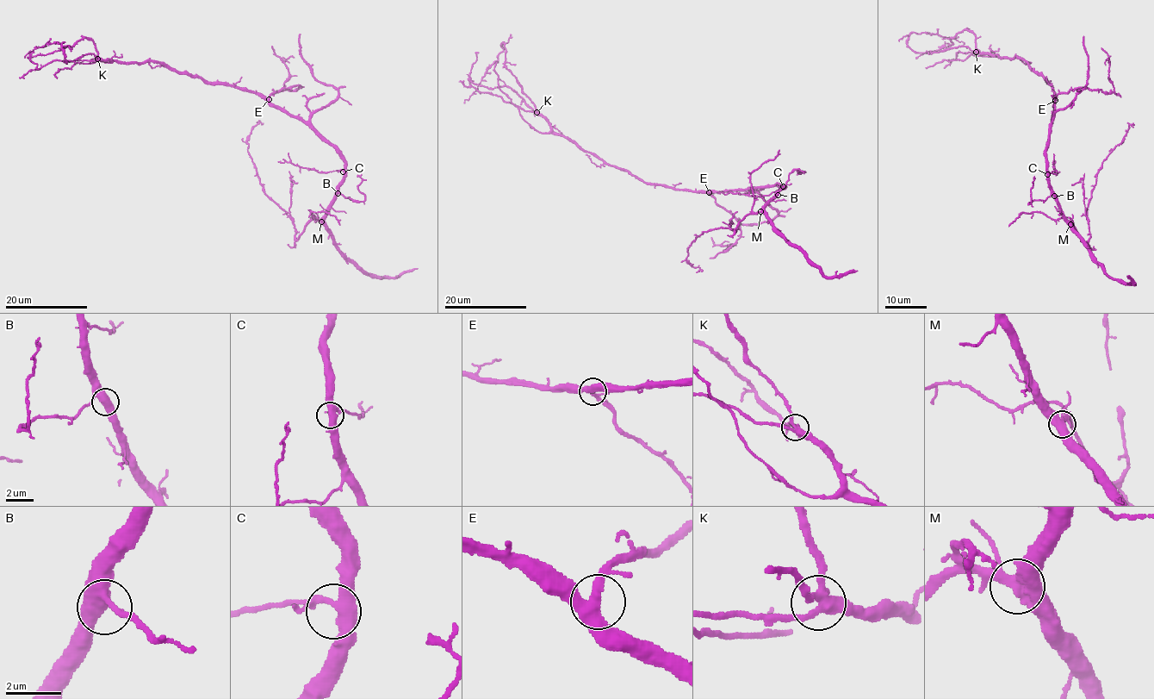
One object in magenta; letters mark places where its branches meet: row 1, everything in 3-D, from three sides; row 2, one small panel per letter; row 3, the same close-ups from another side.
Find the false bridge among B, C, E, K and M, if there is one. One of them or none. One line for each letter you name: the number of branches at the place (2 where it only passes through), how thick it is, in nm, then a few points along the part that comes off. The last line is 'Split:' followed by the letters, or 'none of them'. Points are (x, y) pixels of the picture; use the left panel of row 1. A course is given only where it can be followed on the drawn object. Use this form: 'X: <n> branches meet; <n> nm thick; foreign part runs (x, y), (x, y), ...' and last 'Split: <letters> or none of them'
Split: none of them

